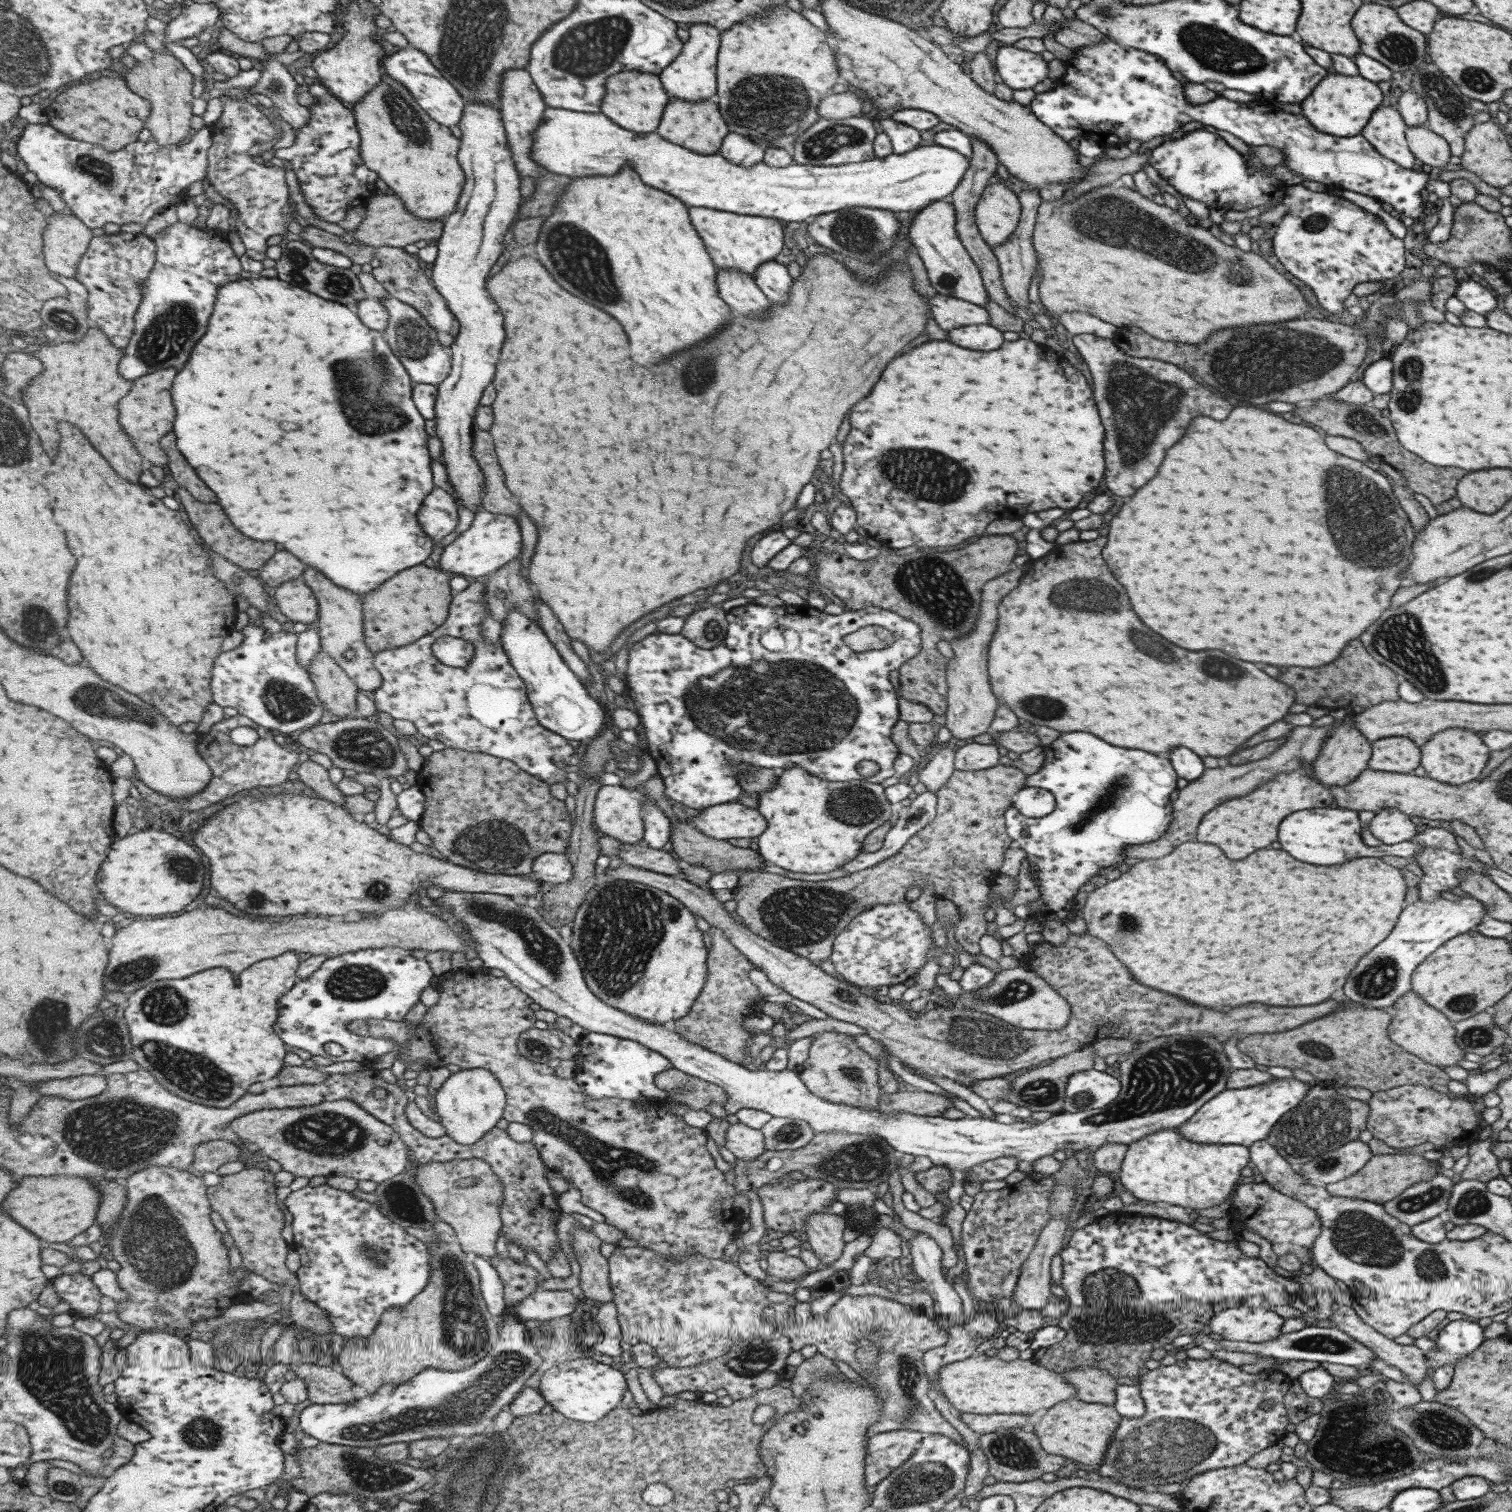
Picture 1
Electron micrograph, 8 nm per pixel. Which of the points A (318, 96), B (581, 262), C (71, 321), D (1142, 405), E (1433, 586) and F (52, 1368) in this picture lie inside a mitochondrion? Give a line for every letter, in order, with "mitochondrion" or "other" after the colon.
A: other
B: mitochondrion
C: mitochondrion
D: mitochondrion
E: other
F: mitochondrion

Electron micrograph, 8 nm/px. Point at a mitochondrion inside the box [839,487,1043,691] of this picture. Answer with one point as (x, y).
(927, 582)

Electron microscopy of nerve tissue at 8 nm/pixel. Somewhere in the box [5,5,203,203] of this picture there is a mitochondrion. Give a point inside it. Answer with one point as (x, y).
(94, 167)

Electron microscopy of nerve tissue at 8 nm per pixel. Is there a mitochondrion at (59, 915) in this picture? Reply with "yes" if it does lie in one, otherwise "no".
no

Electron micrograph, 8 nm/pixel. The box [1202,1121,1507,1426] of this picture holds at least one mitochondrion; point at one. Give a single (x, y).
(1357, 1235)

